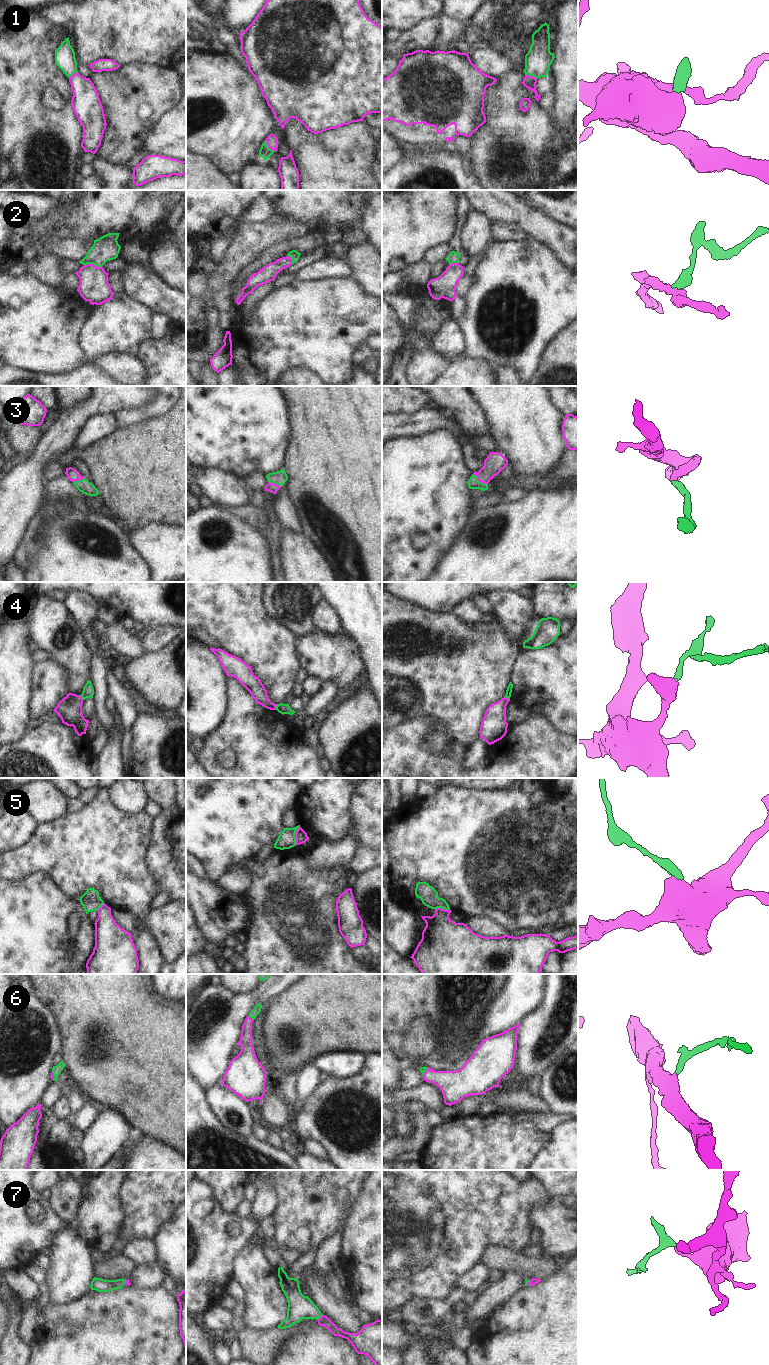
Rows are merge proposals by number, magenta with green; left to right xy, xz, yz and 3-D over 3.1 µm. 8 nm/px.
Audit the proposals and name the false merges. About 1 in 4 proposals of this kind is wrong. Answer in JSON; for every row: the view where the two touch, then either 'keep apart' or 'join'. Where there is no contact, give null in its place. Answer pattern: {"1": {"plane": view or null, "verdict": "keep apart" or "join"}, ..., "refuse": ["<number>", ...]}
{"1": {"plane": "xz", "verdict": "join"}, "2": {"plane": "xy", "verdict": "join"}, "3": {"plane": "yz", "verdict": "join"}, "4": {"plane": "xz", "verdict": "keep apart"}, "5": {"plane": "xz", "verdict": "keep apart"}, "6": {"plane": "xz", "verdict": "join"}, "7": {"plane": "xz", "verdict": "join"}, "refuse": ["4", "5"]}

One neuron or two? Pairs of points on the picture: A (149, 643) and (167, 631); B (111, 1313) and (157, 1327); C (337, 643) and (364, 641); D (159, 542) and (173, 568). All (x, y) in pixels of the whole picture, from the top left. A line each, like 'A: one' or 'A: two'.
A: one
B: one
C: two
D: one

